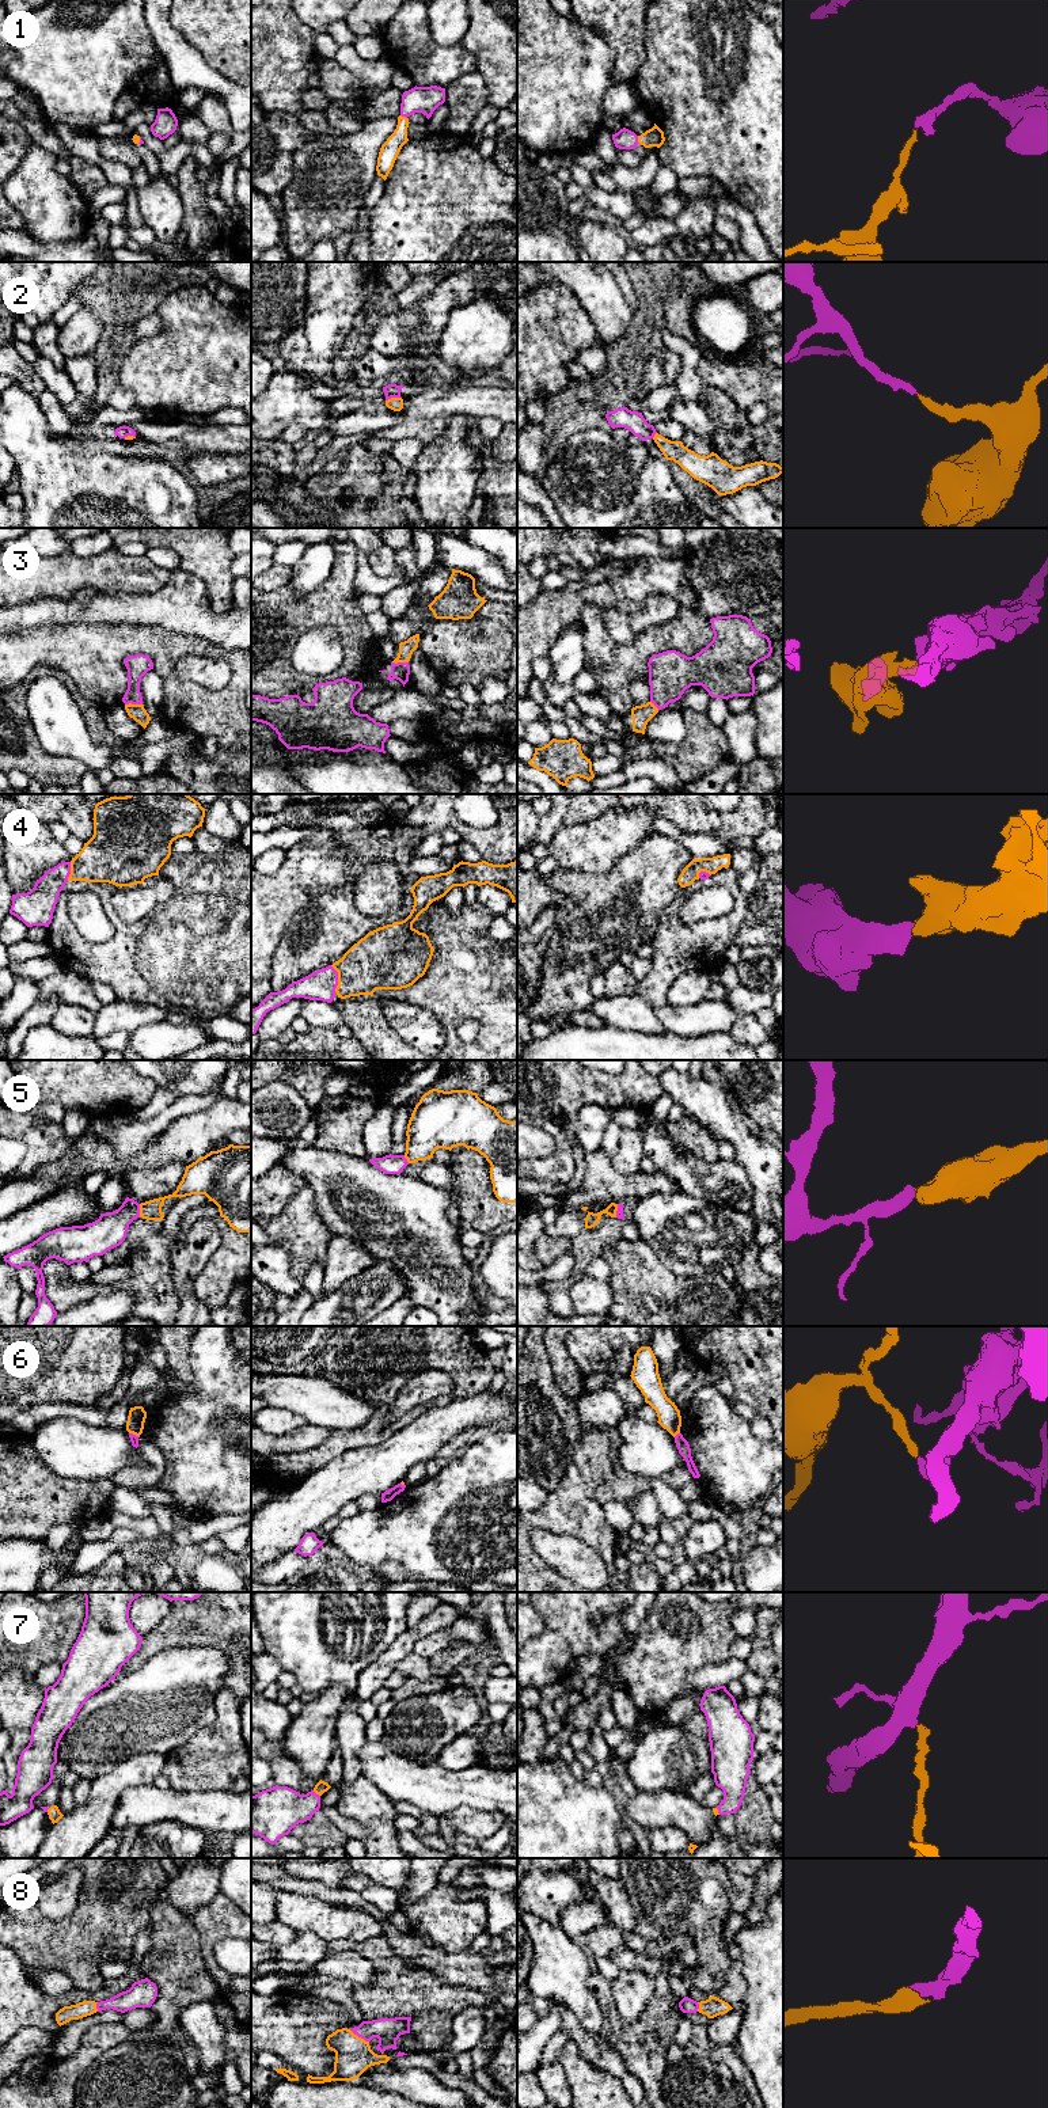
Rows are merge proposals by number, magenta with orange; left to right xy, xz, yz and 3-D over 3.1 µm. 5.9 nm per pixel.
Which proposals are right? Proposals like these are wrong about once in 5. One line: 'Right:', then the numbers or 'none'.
Right: 1, 2, 3, 4, 5, 7, 8

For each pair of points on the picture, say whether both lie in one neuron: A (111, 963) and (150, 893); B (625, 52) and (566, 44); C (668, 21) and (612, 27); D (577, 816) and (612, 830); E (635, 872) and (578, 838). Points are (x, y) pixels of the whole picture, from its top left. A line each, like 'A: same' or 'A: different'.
A: different
B: different
C: different
D: different
E: different

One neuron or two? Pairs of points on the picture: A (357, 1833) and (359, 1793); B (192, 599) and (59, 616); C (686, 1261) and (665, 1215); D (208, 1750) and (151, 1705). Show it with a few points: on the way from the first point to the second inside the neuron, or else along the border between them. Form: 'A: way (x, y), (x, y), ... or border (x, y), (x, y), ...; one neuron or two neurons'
A: border (334, 1805), (365, 1830), (361, 1841); two neurons
B: way (159, 608), (101, 610), (91, 614); one neuron
C: way (682, 1250), (668, 1235), (665, 1226); one neuron
D: border (216, 1716), (183, 1743), (164, 1754); two neurons

